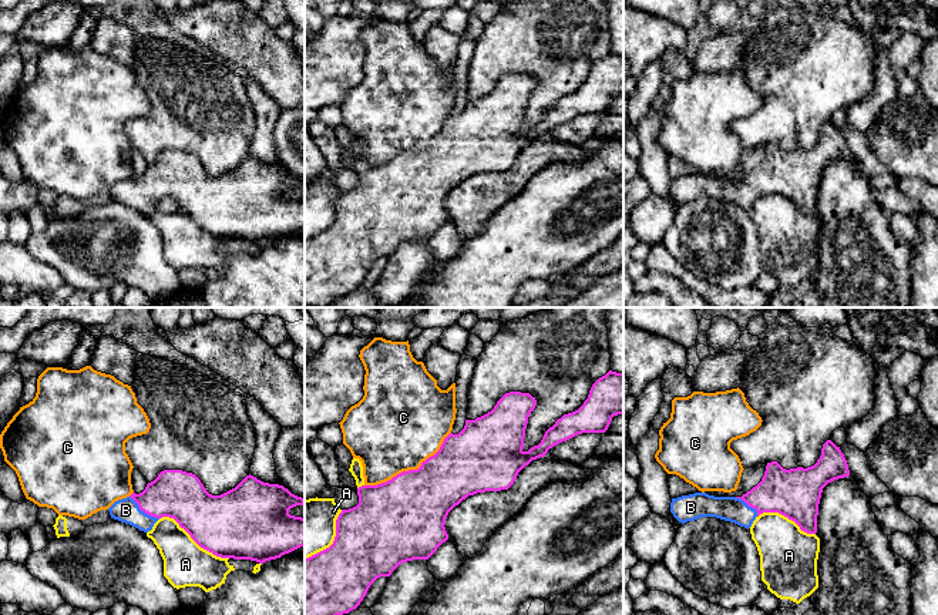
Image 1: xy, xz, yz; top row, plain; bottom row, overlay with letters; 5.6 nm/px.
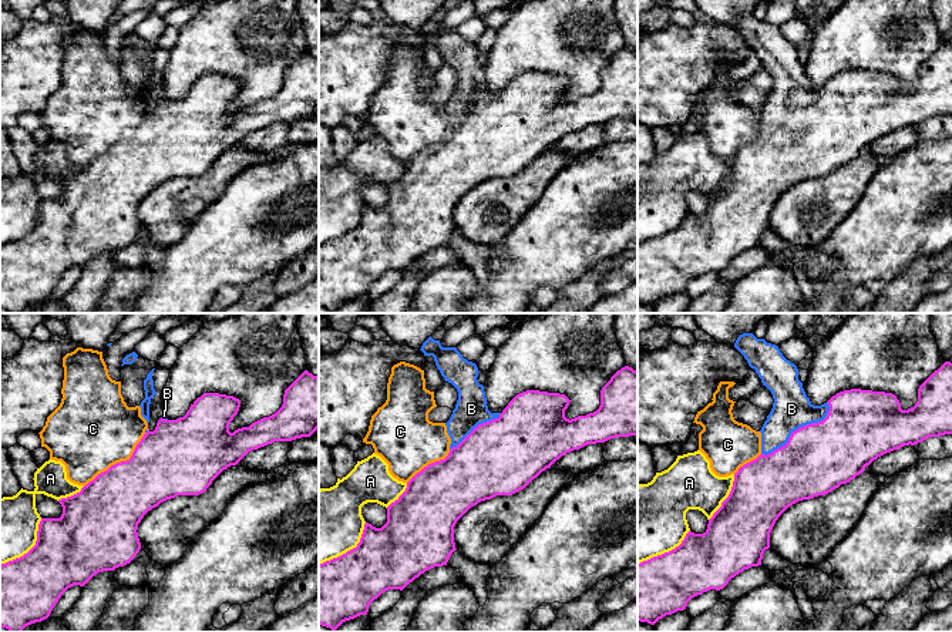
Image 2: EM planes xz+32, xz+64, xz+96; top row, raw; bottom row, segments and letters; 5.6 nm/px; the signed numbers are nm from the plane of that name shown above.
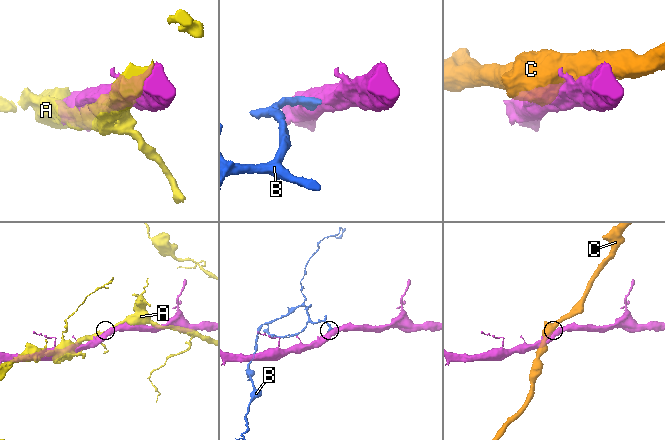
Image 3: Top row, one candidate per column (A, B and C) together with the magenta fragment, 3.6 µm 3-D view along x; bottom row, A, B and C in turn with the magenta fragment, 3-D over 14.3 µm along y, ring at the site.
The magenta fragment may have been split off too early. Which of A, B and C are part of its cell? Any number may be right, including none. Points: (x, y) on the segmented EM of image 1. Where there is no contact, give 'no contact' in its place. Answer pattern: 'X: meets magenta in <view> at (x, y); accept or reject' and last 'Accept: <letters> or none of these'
A: meets magenta in xy at (194, 540); reject
B: meets magenta in xy at (143, 510); accept
C: meets magenta in xz at (410, 470); reject
Accept: B

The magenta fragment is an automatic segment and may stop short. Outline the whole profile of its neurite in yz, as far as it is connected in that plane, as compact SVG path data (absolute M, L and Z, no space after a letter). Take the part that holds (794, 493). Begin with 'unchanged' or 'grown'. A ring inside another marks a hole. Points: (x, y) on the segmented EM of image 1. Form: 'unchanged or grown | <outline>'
grown | M827 440L820 458L811 467L786 470L771 461L767 463L762 481L742 497L695 493L672 498L670 512L682 524L700 517L716 517L744 528L750 528L763 512L779 512L794 521L801 531L816 534L823 488L848 475L844 454Z

